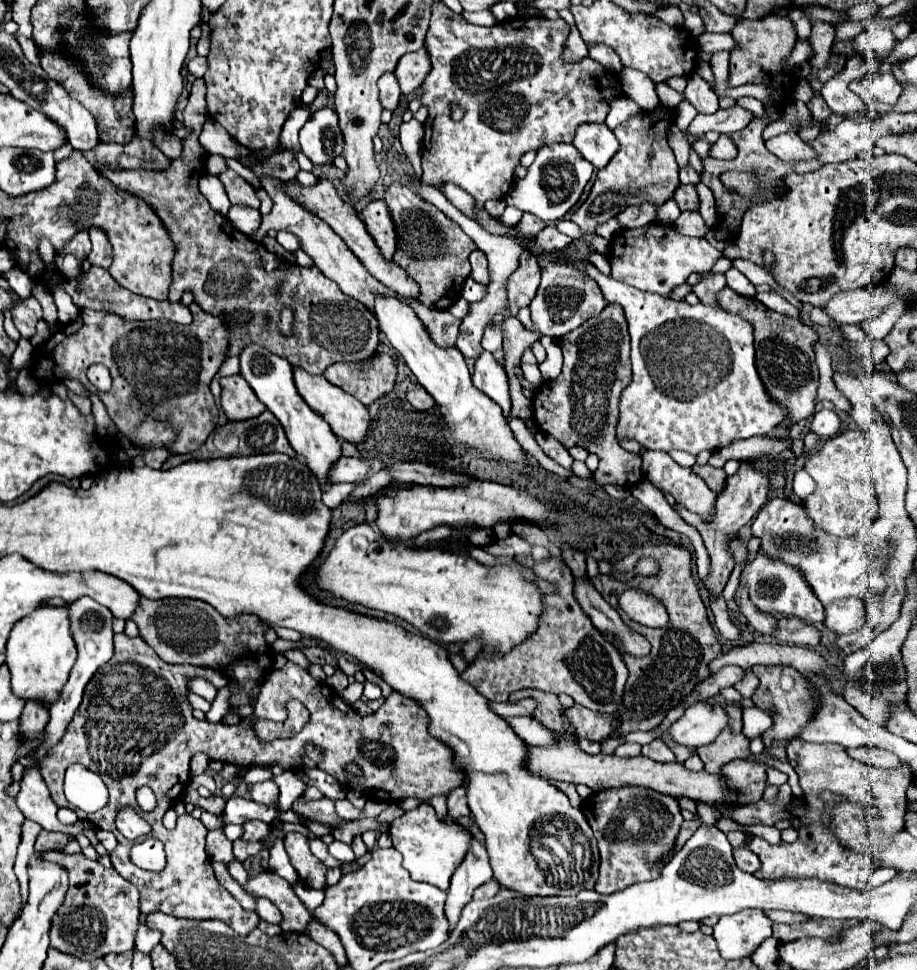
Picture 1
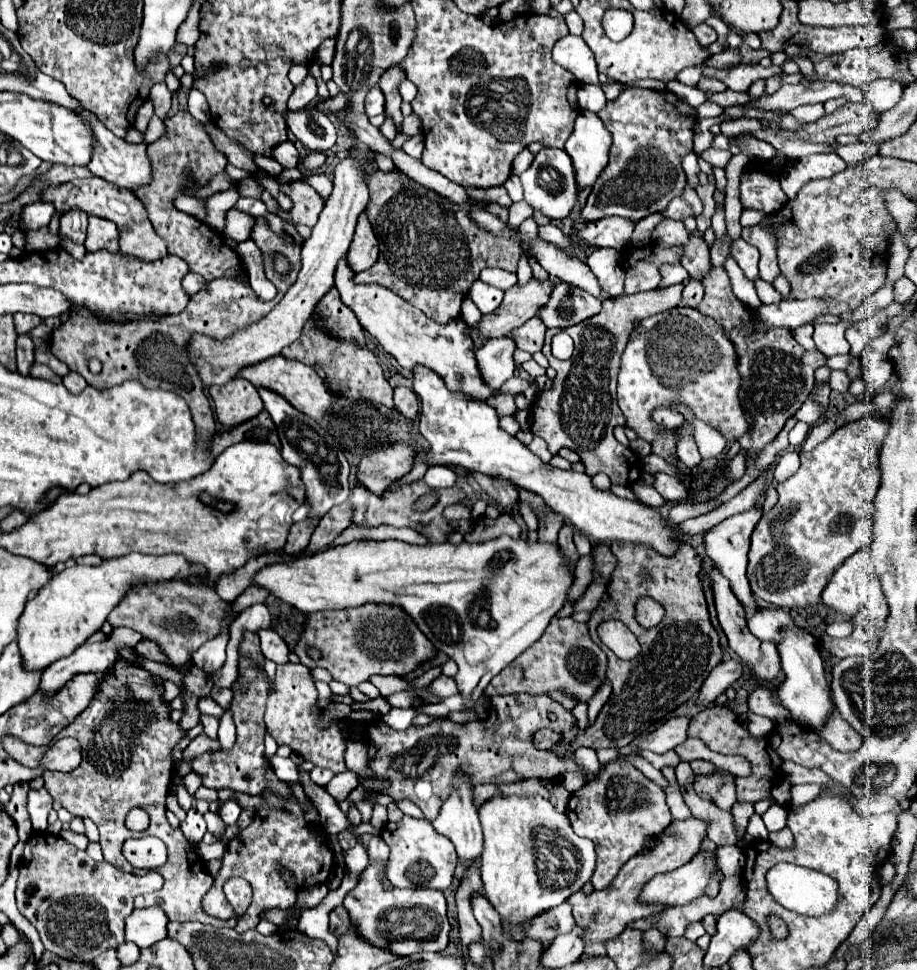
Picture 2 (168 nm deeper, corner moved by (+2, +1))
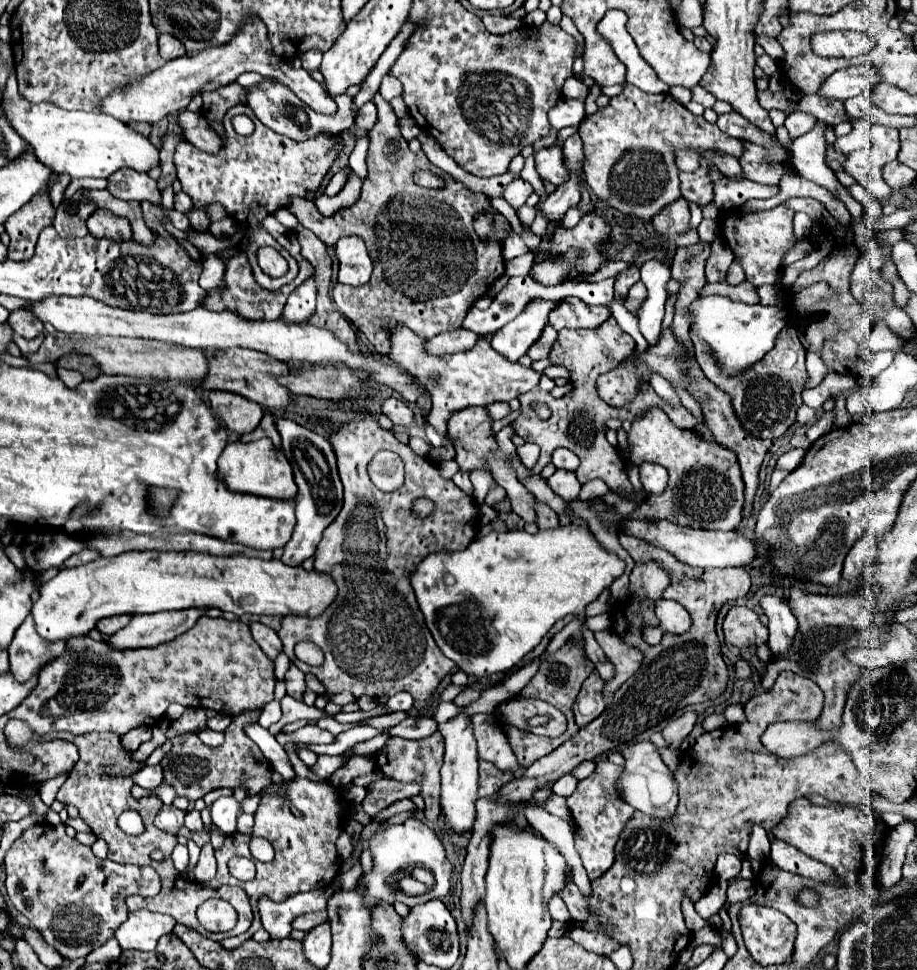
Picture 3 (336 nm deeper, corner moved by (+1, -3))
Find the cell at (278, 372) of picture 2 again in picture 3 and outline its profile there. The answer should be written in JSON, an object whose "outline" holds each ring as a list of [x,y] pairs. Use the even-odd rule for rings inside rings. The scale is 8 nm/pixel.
{"outline":[[[217,349],[217,355],[209,355],[209,377],[203,383],[205,389],[219,389],[219,391],[231,391],[239,393],[261,407],[271,407],[271,409],[287,409],[289,405],[295,405],[293,395],[287,387],[283,387],[277,379],[287,377],[289,367],[279,361],[269,357],[267,353],[261,351],[251,351],[251,349]]]}

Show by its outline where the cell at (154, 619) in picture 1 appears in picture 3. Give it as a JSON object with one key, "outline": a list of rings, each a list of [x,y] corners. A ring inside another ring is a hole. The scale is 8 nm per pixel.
{"outline":[[[117,615],[117,617],[107,617],[107,619],[99,621],[97,629],[99,629],[103,635],[117,633],[119,629],[123,629],[123,627],[129,623],[129,619],[131,619],[131,617],[133,617],[133,615]]]}

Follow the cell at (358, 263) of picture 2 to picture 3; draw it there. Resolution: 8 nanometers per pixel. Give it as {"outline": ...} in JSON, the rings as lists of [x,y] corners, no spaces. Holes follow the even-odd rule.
{"outline":[[[357,235],[341,237],[337,241],[337,259],[339,259],[339,283],[363,285],[369,281],[373,273],[373,263],[361,237]]]}

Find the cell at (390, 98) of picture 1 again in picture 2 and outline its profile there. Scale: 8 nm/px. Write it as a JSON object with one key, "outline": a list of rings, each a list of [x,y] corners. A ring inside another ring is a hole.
{"outline":[[[374,87],[366,95],[366,115],[374,117],[374,115],[382,115],[382,113],[384,113],[384,97],[382,97],[382,91],[378,87]]]}

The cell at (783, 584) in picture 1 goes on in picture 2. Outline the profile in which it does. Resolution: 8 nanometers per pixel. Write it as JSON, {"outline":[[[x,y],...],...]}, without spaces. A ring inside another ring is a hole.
{"outline":[[[868,415],[836,429],[808,453],[800,453],[800,469],[778,485],[778,503],[762,515],[752,533],[748,581],[752,593],[776,607],[814,607],[834,571],[874,537],[874,497],[880,485],[880,449],[890,421]]]}

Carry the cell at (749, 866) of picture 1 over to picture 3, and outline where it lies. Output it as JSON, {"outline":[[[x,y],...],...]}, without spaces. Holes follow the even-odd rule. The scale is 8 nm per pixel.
{"outline":[[[719,855],[717,865],[715,865],[715,875],[719,881],[729,881],[737,877],[741,871],[741,859],[735,855]]]}

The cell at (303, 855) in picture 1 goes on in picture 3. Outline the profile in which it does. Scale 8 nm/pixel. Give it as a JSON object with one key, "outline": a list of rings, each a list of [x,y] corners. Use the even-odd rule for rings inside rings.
{"outline":[[[293,779],[287,785],[287,801],[291,803],[291,807],[275,795],[265,795],[255,811],[255,825],[253,825],[253,833],[251,835],[243,835],[243,833],[233,833],[225,837],[225,843],[219,851],[215,851],[217,857],[217,877],[211,881],[211,885],[217,883],[227,883],[227,885],[239,885],[247,891],[249,899],[251,899],[251,907],[253,910],[253,922],[249,931],[245,931],[243,935],[237,937],[229,937],[223,941],[223,947],[227,949],[235,949],[239,947],[243,941],[251,939],[253,933],[261,927],[261,917],[259,917],[259,899],[265,895],[277,903],[289,899],[291,895],[297,895],[301,891],[313,891],[313,889],[325,889],[331,885],[331,881],[335,879],[335,875],[339,873],[339,857],[337,857],[337,849],[335,849],[335,841],[339,837],[339,833],[343,831],[343,821],[341,821],[341,813],[337,807],[337,793],[335,789],[323,781],[323,783],[313,783],[309,779]],[[251,837],[263,837],[267,839],[273,849],[275,849],[275,859],[269,863],[261,863],[257,861],[251,851],[249,851],[249,841]],[[241,855],[251,859],[257,865],[257,877],[253,881],[237,881],[231,873],[229,873],[229,859]]]}

